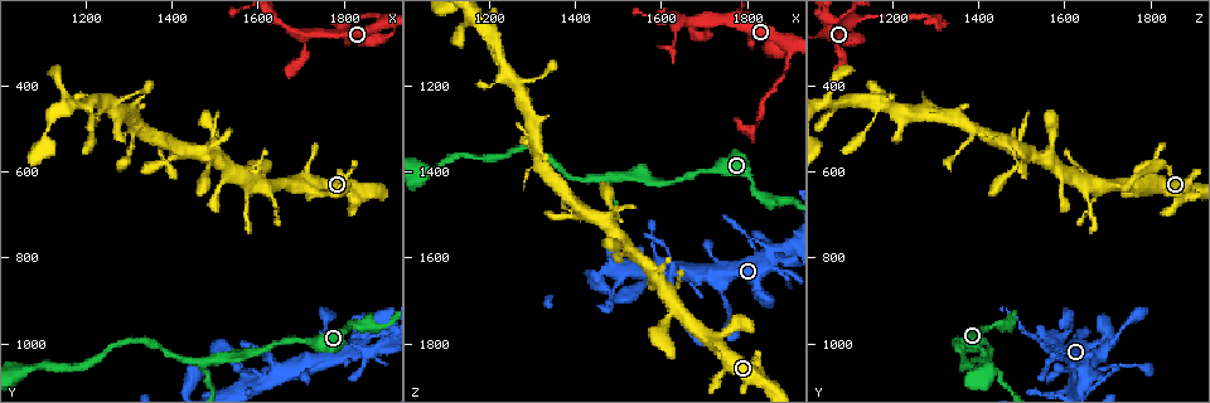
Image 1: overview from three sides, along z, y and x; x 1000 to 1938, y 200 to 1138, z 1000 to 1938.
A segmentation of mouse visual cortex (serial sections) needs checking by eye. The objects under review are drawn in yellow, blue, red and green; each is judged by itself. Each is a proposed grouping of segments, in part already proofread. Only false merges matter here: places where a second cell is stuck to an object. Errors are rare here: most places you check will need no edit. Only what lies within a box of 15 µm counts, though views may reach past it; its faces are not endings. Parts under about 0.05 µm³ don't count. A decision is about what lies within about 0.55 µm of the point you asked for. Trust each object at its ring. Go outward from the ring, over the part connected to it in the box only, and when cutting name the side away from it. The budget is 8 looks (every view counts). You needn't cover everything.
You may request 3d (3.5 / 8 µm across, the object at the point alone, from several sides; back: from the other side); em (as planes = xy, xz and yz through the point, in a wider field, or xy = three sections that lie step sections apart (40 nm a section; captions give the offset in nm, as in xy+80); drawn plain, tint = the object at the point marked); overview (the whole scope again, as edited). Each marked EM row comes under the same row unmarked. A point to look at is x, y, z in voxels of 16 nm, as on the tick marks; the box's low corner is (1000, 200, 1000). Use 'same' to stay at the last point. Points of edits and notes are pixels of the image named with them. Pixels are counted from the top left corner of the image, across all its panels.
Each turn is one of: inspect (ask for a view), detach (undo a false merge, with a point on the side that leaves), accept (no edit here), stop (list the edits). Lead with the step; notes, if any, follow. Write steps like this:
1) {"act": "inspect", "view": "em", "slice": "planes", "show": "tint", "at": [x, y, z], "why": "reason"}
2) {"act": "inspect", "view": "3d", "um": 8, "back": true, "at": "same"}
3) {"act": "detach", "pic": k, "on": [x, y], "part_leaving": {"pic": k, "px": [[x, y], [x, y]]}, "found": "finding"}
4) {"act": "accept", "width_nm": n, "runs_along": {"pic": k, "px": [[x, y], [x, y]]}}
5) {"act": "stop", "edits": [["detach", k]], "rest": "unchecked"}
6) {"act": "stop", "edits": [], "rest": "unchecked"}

{"act": "inspect", "view": "3d", "um": 3.5, "at": [1470, 1040, 1410], "why": "abrupt turn"}

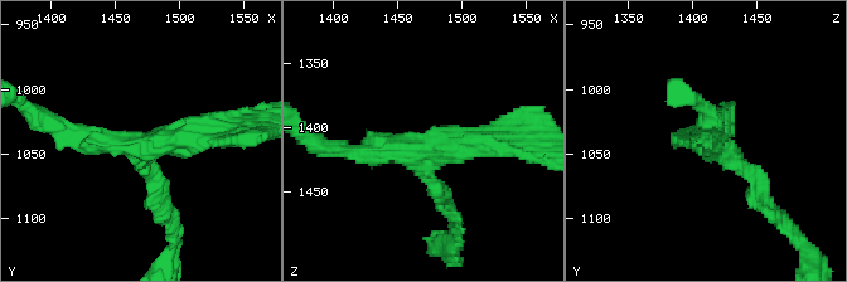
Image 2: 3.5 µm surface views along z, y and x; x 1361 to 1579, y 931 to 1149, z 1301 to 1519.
{"act": "inspect", "view": "em", "slice": "xy", "step": 3, "show": "tint", "at": [1468, 1046, 1418], "arms": 3, "arm_widths_nm": [200, 200, 350], "why": "need the tissue"}

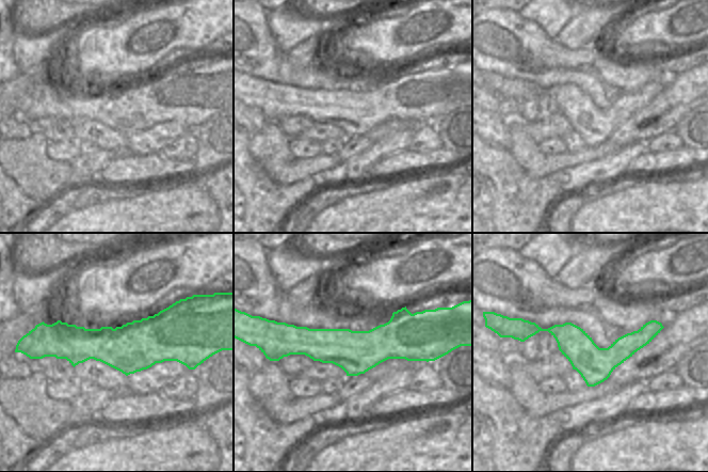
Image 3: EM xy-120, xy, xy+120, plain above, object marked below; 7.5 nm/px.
{"act": "inspect", "view": "em", "slice": "xy", "step": 5, "show": "tint", "at": "same", "why": "cut it another way"}

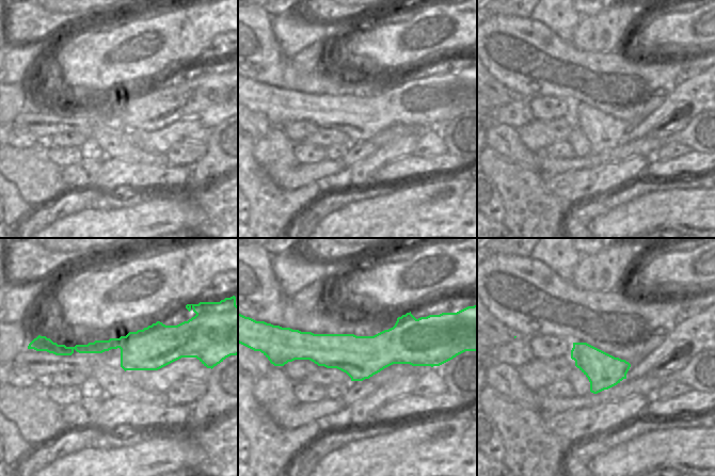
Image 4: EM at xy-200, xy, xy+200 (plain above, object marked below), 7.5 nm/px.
{"act": "accept", "runs_along": {"pic": 2, "px": [[226, 135], [129, 146], [58, 127]]}, "found": "one cell here"}

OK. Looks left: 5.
{"act": "inspect", "view": "3d", "um": 3.5, "at": [1630, 1030, 1625]}

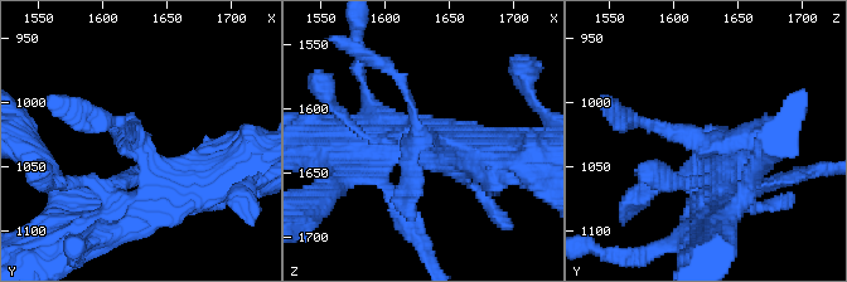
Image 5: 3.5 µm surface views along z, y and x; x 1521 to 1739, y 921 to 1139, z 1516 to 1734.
{"act": "inspect", "view": "em", "slice": "planes", "show": "tint", "at": [1626, 1034, 1620], "why": "now the EM"}

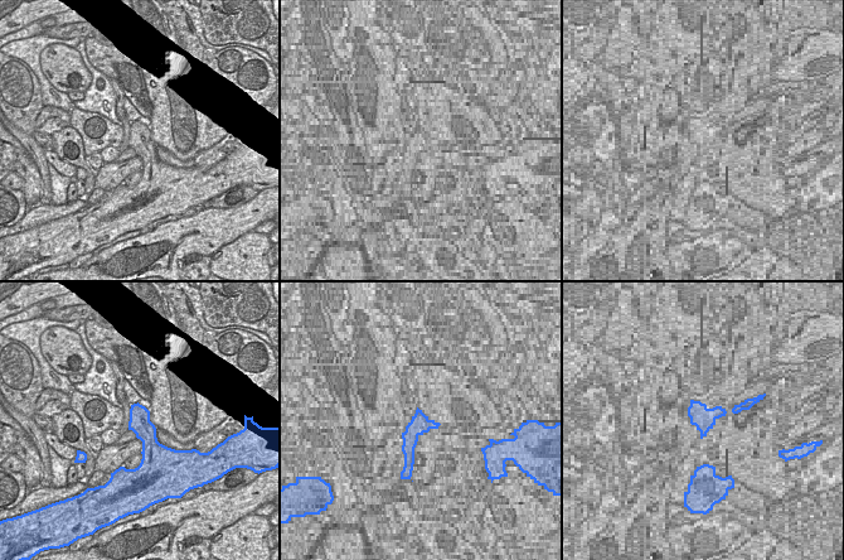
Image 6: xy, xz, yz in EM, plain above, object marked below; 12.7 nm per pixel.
{"act": "accept", "found": "one cell here"}

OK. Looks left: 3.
{"act": "inspect", "view": "3d", "um": 3.5, "at": [1855, 1015, 1585], "why": "abrupt turn"}

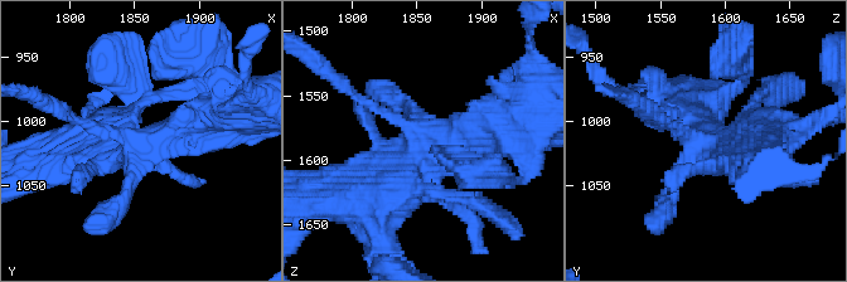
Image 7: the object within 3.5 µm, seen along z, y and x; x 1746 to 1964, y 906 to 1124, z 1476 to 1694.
{"act": "inspect", "view": "em", "slice": "xy", "step": 5, "show": "tint", "at": [1850, 1020, 1582], "why": "now the EM"}

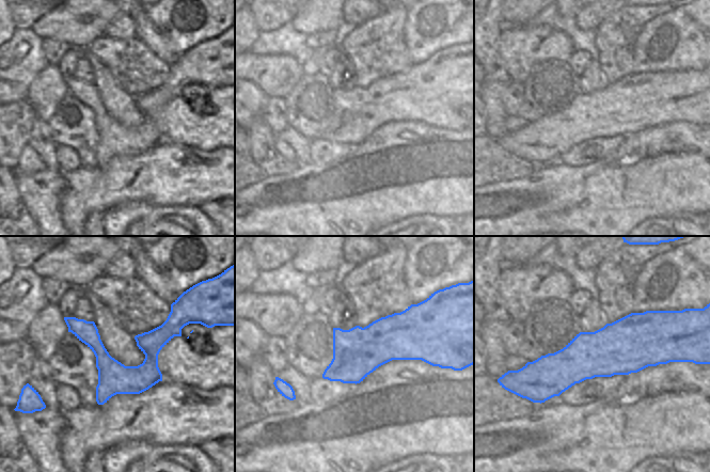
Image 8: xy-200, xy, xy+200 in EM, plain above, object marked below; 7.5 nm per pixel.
{"act": "accept", "runs_along": {"pic": 7, "px": [[765, 144], [703, 147], [658, 112]]}, "found": "one cell here"}

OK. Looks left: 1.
{"act": "stop", "edits": [], "rest": "unchecked"}

